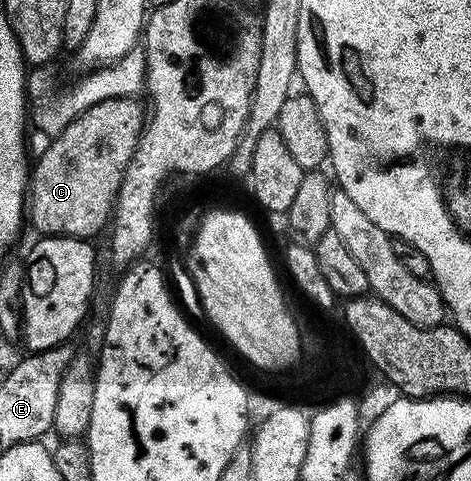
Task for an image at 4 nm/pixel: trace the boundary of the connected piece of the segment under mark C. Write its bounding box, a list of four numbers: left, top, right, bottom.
[28,96,144,238]

